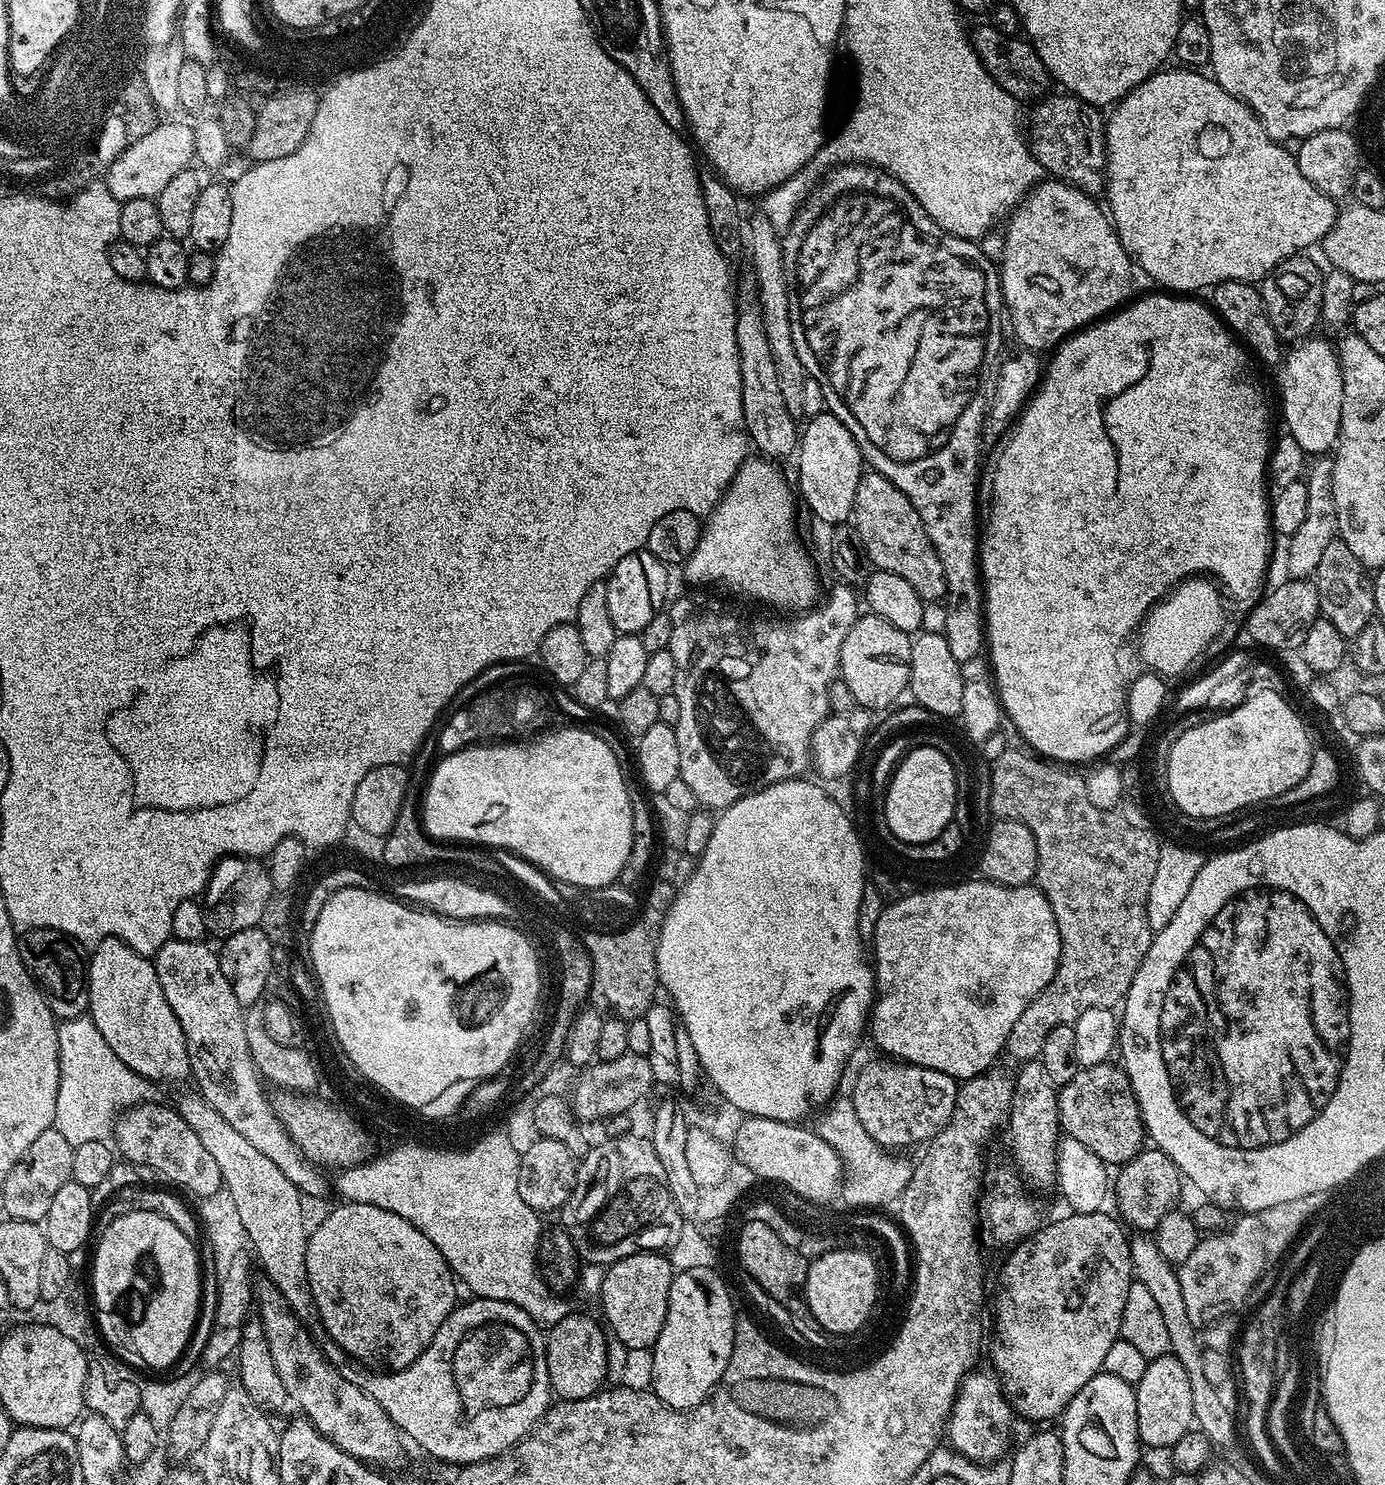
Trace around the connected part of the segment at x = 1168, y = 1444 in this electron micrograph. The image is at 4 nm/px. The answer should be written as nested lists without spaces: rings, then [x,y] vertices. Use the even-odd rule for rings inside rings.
[[[1165,1354],[1148,1361],[1146,1374],[1142,1374],[1142,1382],[1134,1385],[1136,1389],[1136,1409],[1138,1410],[1138,1434],[1141,1445],[1152,1448],[1164,1448],[1171,1450],[1182,1438],[1194,1428],[1193,1395],[1190,1394],[1190,1381],[1187,1378],[1186,1369],[1178,1358],[1171,1354]]]

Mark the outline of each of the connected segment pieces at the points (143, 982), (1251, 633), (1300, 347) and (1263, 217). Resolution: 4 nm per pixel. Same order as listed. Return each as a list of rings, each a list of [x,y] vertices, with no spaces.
[[[102,940],[91,949],[90,959],[86,964],[88,977],[88,1011],[94,1026],[106,1038],[106,1046],[137,1072],[142,1080],[188,1080],[190,1076],[186,1038],[182,1026],[171,1010],[166,996],[159,985],[155,963],[147,956],[140,956],[128,944],[120,940]]]
[[[1285,579],[1286,582],[1278,585],[1267,592],[1249,609],[1250,614],[1247,616],[1244,624],[1241,626],[1236,636],[1236,646],[1242,650],[1253,650],[1252,648],[1260,646],[1262,648],[1274,648],[1276,650],[1297,651],[1302,642],[1305,641],[1306,633],[1310,626],[1313,625],[1320,616],[1319,592],[1315,583],[1311,579],[1293,580]]]
[[[1318,336],[1307,337],[1297,343],[1296,350],[1282,362],[1282,386],[1280,396],[1282,398],[1282,414],[1287,433],[1298,442],[1307,455],[1320,456],[1329,453],[1337,444],[1339,428],[1341,424],[1341,408],[1343,394],[1343,376],[1335,347],[1328,344]]]
[[[1187,66],[1175,67],[1165,67],[1147,76],[1137,88],[1127,92],[1123,100],[1111,109],[1112,117],[1107,117],[1104,129],[1106,197],[1108,196],[1106,208],[1110,213],[1112,226],[1133,265],[1139,271],[1141,268],[1154,283],[1161,284],[1164,287],[1161,289],[1171,290],[1176,294],[1196,294],[1199,288],[1208,290],[1227,280],[1263,281],[1269,273],[1275,273],[1284,259],[1290,259],[1303,253],[1303,248],[1308,248],[1311,244],[1319,245],[1323,241],[1324,235],[1331,230],[1336,221],[1337,201],[1322,194],[1313,184],[1306,182],[1306,178],[1302,178],[1302,170],[1298,170],[1295,155],[1287,152],[1281,141],[1272,140],[1270,134],[1266,134],[1264,124],[1250,110],[1250,106],[1234,98],[1234,94],[1222,90],[1220,83],[1211,75]]]

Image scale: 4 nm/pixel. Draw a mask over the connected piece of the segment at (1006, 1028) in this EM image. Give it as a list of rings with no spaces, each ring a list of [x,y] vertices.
[[[975,878],[969,884],[952,884],[949,888],[924,888],[921,892],[916,890],[909,891],[907,896],[901,896],[893,899],[883,910],[882,914],[878,918],[878,926],[876,932],[873,934],[870,941],[870,948],[872,947],[876,951],[876,960],[874,956],[874,975],[876,978],[876,991],[878,995],[875,997],[872,1011],[870,1013],[870,1036],[876,1039],[876,1044],[881,1048],[881,1053],[887,1054],[889,1057],[897,1060],[903,1060],[906,1064],[917,1064],[918,1066],[926,1066],[930,1070],[938,1070],[942,1074],[951,1076],[953,1080],[957,1082],[963,1082],[980,1076],[983,1072],[987,1072],[989,1068],[993,1067],[997,1063],[996,1055],[1005,1051],[1005,1044],[1010,1037],[1010,1032],[1014,1027],[1014,1022],[1017,1022],[1018,1018],[1022,1018],[1022,1010],[1026,1010],[1026,1006],[1030,1006],[1030,1002],[1034,1002],[1034,998],[1038,998],[1038,994],[1042,994],[1042,990],[1046,990],[1048,983],[1054,978],[1056,973],[1056,967],[1060,961],[1060,935],[1058,934],[1058,926],[1056,925],[1056,919],[1054,918],[1054,910],[1050,910],[1050,902],[1044,895],[1040,893],[1040,889],[1032,884],[1023,884],[1022,886],[1006,886],[1005,884],[994,884],[991,880],[985,880],[983,878]]]

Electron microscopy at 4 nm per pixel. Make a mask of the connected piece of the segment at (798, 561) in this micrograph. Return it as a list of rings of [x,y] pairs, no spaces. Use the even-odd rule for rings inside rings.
[[[768,458],[745,459],[739,470],[736,472],[735,478],[728,483],[728,489],[724,491],[724,497],[716,504],[716,508],[707,517],[706,523],[703,525],[700,541],[698,546],[694,546],[694,554],[690,554],[690,558],[685,560],[682,565],[684,576],[692,584],[717,584],[720,588],[725,588],[728,592],[737,592],[740,596],[749,596],[752,600],[761,600],[764,604],[773,604],[776,608],[792,608],[788,610],[808,610],[817,603],[820,592],[820,576],[816,573],[816,564],[808,557],[808,552],[804,549],[804,544],[800,541],[800,536],[796,533],[796,504],[798,508],[798,500],[794,495],[794,488],[784,481],[784,476],[775,468],[773,461]]]

